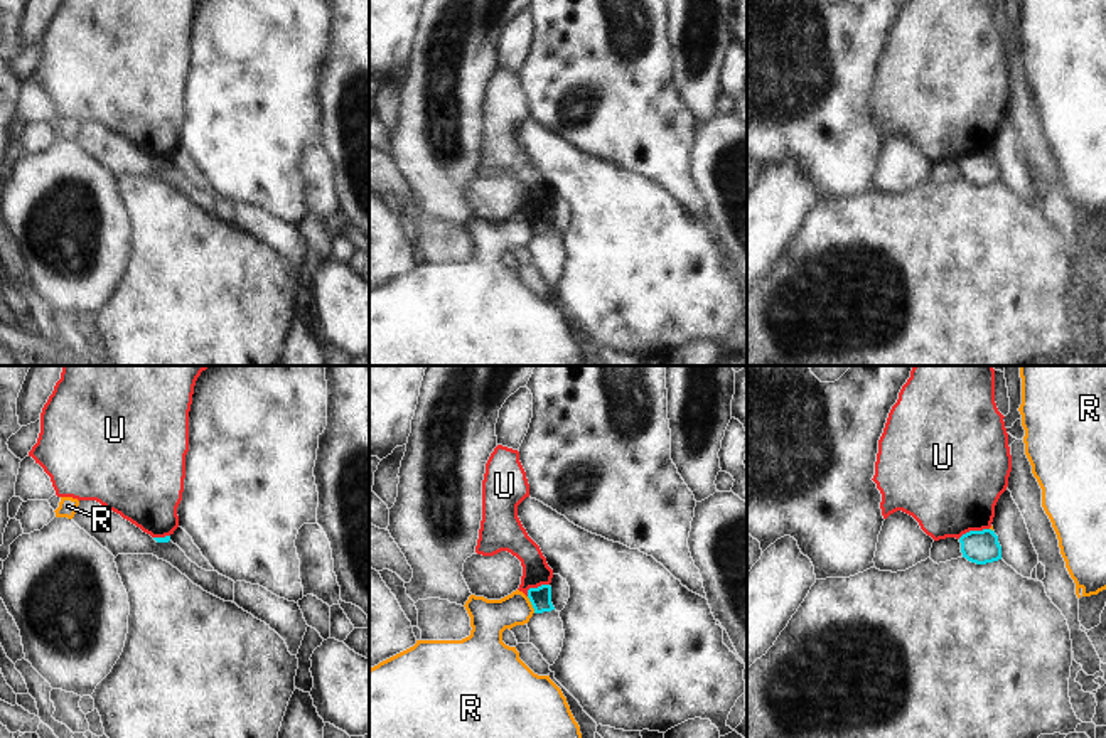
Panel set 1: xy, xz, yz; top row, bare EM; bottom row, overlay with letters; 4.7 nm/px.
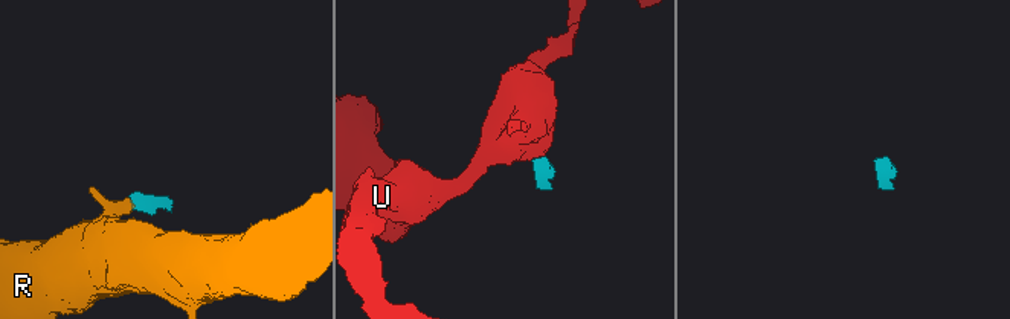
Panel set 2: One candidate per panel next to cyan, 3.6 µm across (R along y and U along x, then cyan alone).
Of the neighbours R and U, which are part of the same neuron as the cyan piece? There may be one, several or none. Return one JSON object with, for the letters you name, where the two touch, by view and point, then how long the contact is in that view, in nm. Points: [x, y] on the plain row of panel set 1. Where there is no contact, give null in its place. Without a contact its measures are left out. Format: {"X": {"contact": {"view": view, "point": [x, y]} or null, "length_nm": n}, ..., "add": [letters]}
{"add": []}

